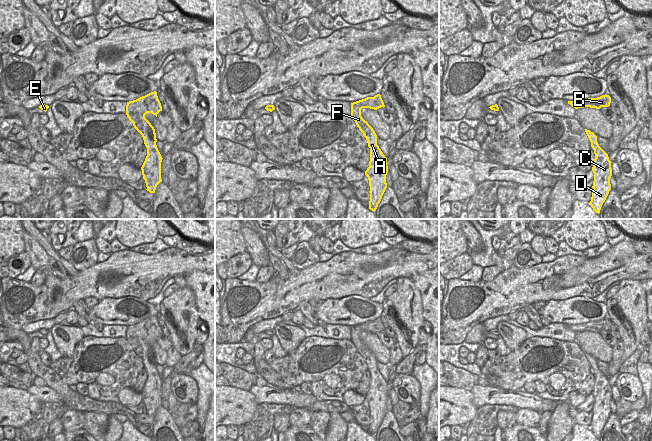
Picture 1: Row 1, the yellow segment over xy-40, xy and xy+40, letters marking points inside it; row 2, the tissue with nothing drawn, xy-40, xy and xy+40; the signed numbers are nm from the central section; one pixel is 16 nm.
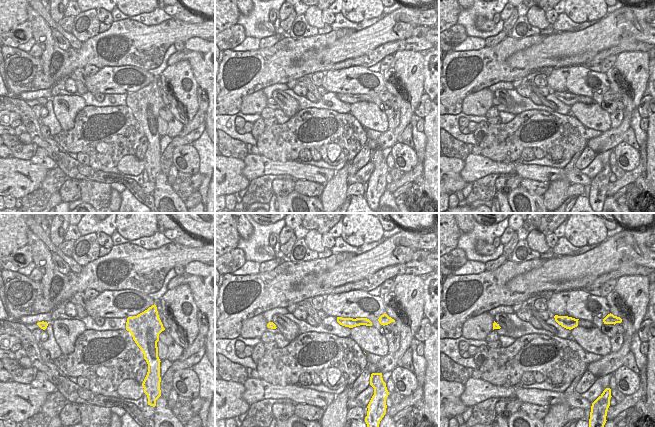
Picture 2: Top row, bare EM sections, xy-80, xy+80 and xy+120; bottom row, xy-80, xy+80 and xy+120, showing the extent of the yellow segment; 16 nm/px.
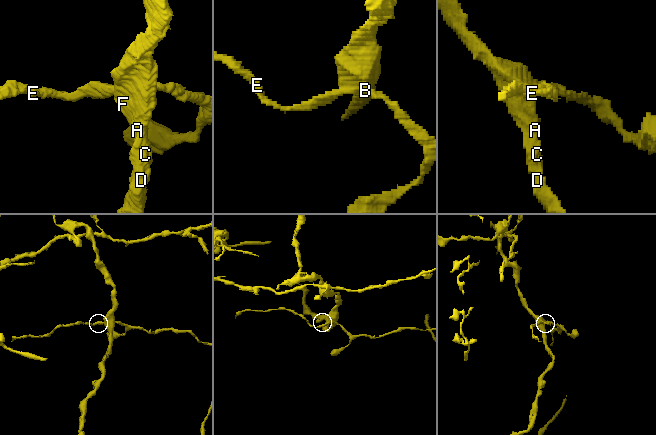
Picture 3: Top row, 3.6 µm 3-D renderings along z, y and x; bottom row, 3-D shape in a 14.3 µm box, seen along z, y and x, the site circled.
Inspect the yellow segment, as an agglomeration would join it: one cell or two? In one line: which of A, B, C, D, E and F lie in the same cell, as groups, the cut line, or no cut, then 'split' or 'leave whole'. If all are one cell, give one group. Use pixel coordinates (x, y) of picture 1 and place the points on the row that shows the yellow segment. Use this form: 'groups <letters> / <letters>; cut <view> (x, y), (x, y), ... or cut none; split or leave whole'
groups A C D F / B E; cut xy (359, 100), (366, 107); split

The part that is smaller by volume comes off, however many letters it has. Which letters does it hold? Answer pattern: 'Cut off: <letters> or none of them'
Cut off: B, E

